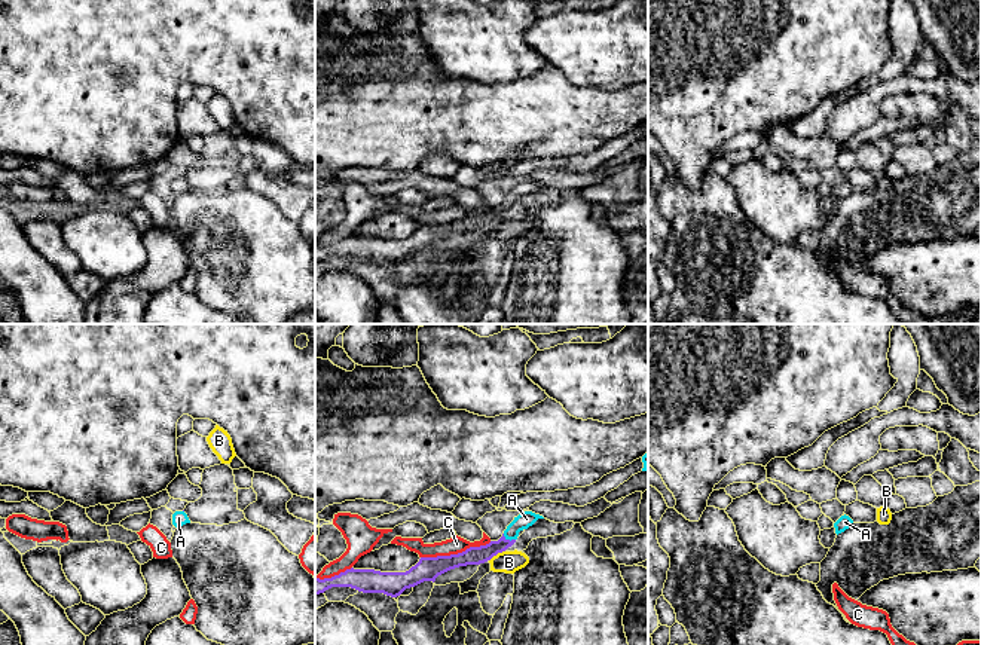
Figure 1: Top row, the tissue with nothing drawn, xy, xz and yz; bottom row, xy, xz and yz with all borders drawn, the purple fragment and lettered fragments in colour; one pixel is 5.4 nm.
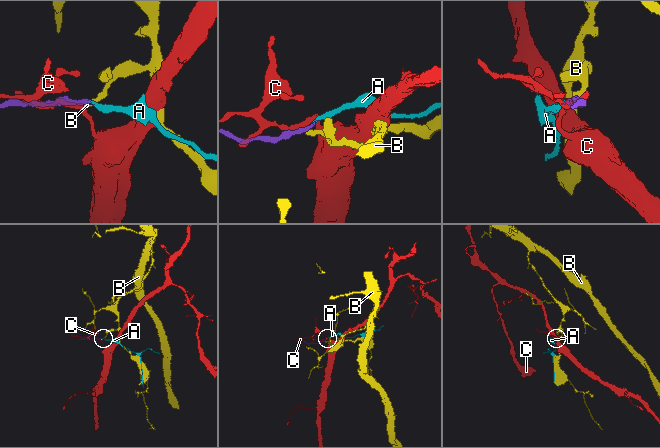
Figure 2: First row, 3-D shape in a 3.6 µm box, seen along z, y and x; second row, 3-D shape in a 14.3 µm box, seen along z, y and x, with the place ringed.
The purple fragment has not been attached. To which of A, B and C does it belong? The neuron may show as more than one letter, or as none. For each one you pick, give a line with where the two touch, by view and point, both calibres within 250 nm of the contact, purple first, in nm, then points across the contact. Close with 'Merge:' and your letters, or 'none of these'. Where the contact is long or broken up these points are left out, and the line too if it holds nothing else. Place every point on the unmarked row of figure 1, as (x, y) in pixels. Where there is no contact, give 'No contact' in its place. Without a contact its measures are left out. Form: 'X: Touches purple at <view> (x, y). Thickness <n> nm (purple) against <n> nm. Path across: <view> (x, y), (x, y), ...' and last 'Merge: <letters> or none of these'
A: Touches purple at xz (509, 207). Thickness 100 nm (purple) against 90 nm. Path across: xz (474, 222), (482, 222), (509, 207), (526, 186)
Merge: A

